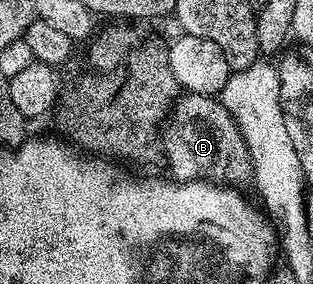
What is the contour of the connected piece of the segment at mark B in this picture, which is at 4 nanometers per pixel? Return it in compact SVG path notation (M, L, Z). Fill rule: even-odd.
M196 92L180 95L162 125L161 148L162 144L161 156L165 161L165 168L168 168L171 171L168 173L180 182L206 180L224 186L243 186L246 180L248 183L252 179L250 154L246 148L245 138L242 137L237 122L230 116L229 110L225 108L219 98L202 96Z

